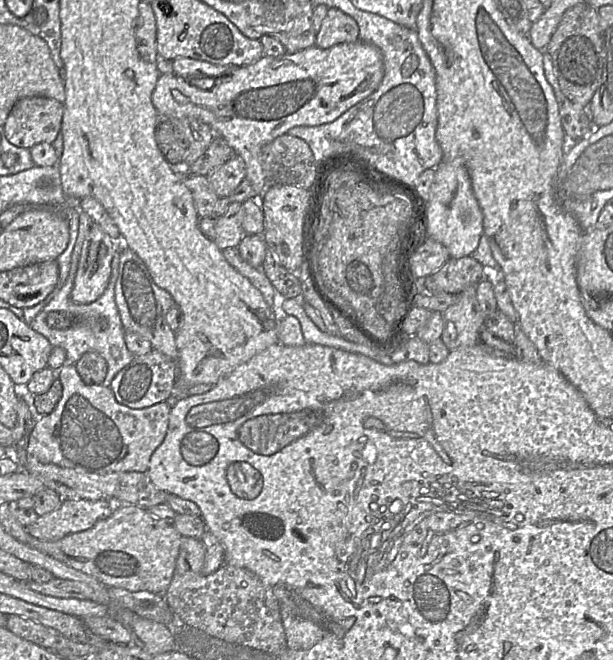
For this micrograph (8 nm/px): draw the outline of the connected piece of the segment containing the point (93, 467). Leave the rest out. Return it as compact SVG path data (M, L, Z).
M65 363L57 371L57 379L63 386L62 397L53 412L36 419L27 437L28 453L42 463L97 474L146 473L153 452L163 442L167 433L171 402L163 401L141 409L130 408L117 401L110 386L86 384L73 363Z

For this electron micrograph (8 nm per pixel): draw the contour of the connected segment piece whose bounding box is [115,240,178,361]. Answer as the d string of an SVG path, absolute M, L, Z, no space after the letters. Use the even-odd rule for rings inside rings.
M120 241L120 262L115 283L115 301L124 331L133 332L149 340L152 349L178 361L175 332L166 322L166 314L174 304L169 292L158 287L143 260Z

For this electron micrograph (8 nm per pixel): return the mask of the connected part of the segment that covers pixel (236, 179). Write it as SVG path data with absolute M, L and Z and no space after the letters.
M234 154L205 177L218 198L228 197L246 178L245 163L239 155Z

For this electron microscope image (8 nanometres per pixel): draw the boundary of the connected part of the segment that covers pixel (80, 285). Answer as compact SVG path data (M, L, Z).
M93 223L81 248L71 291L71 299L75 303L92 303L104 293L116 250L117 240Z

